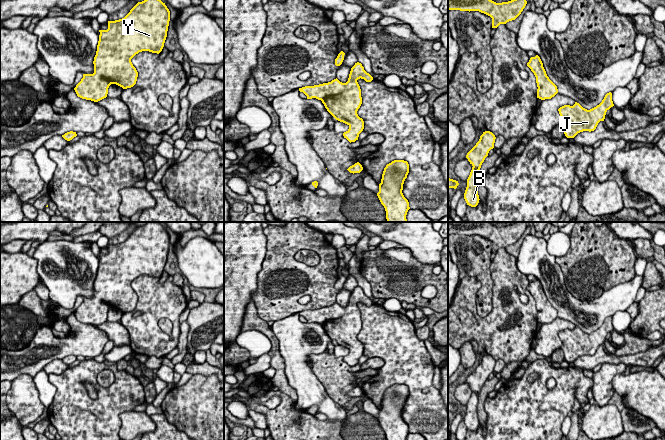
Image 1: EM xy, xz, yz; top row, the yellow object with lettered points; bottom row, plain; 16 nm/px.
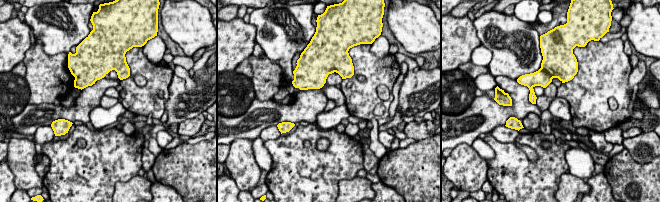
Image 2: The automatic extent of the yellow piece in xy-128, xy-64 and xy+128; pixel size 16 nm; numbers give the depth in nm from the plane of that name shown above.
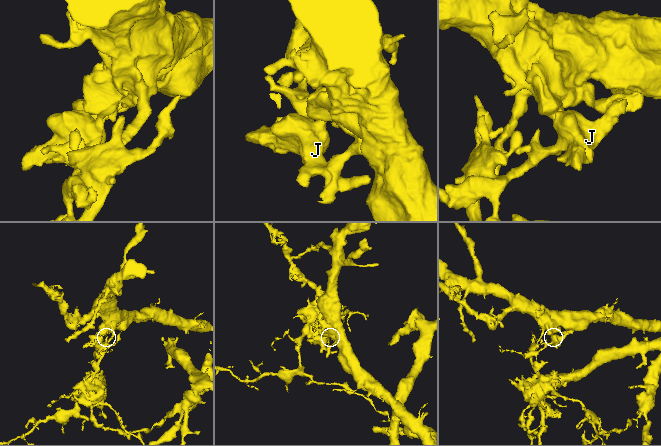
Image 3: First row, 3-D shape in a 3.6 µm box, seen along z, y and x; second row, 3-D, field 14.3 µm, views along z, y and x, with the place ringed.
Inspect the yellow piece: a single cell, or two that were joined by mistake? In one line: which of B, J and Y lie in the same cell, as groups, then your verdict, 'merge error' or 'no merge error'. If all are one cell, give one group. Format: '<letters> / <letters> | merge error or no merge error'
B J Y | no merge error

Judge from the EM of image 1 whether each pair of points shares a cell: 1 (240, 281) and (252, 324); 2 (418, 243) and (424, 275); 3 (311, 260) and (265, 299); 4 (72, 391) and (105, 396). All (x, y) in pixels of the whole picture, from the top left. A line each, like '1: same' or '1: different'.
1: different
2: different
3: different
4: same

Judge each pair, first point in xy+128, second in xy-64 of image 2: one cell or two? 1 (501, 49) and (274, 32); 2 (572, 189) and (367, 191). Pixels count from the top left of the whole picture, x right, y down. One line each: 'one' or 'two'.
1: one
2: one

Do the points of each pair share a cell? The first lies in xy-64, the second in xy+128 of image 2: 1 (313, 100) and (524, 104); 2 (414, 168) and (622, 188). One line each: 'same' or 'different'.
1: same
2: same

